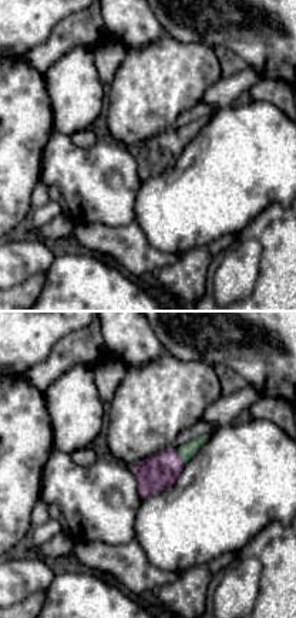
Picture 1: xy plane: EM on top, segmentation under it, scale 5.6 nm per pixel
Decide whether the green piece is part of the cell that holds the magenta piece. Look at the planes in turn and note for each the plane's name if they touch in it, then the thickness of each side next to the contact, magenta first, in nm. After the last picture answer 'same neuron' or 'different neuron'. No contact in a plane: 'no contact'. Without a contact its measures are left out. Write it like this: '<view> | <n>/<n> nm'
xy | 200/90 nm

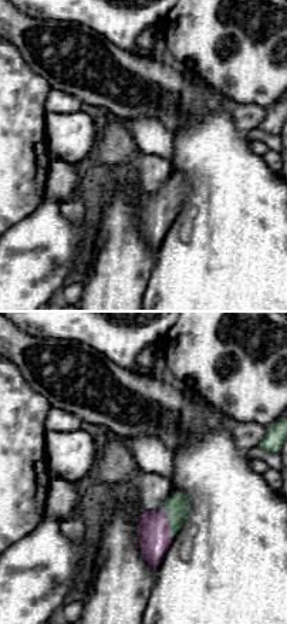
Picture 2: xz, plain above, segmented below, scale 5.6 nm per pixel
xz | 180/140 nm

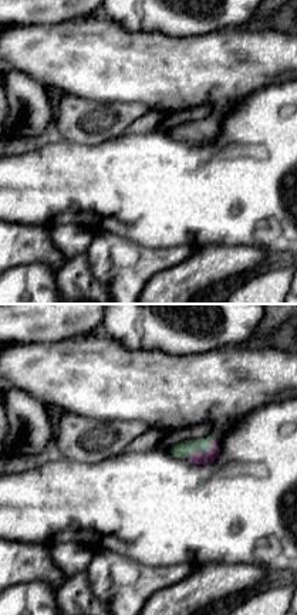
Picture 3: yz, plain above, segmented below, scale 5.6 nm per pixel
yz | 80/90 nm

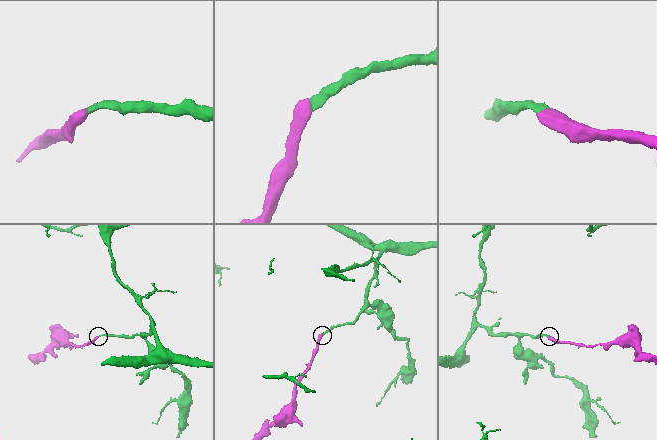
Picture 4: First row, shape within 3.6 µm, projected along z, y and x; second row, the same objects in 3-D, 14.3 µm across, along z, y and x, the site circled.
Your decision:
same neuron

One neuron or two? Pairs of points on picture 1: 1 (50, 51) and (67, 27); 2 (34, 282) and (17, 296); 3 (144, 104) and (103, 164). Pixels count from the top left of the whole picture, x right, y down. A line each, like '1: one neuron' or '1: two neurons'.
1: one neuron
2: one neuron
3: two neurons

